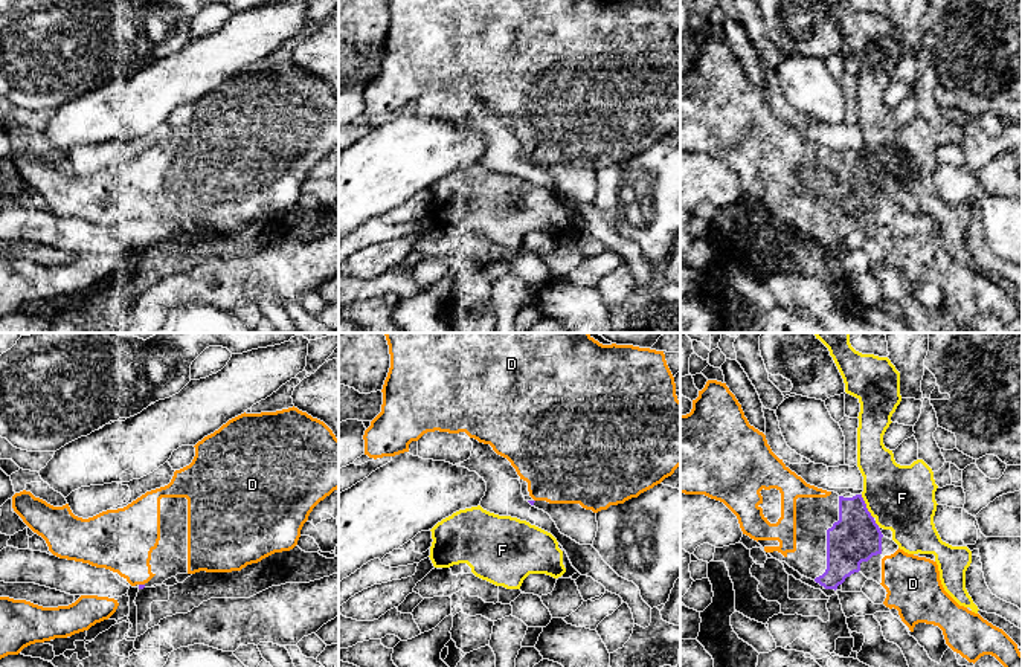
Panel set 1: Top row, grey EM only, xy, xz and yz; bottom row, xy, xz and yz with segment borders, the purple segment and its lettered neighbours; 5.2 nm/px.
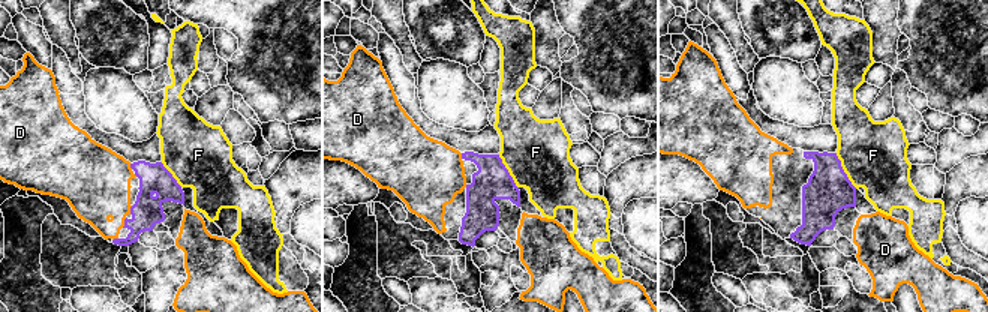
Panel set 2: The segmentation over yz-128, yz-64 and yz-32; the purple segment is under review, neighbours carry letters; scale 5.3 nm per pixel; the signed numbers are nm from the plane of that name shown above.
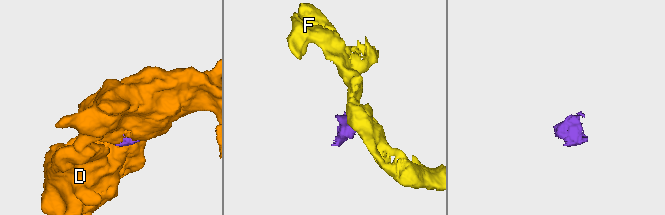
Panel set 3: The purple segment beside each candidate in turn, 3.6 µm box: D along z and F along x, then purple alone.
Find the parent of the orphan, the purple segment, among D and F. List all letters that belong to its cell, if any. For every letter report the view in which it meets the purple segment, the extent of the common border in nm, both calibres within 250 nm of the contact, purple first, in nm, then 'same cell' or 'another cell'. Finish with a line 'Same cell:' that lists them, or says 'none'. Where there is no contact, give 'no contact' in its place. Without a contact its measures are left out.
D: meets purple in xy; contact 30 nm long; 30 nm thick on the purple side, 320 nm on the other; same cell
F: meets purple in yz; contact 140 nm long; 260 nm thick on the purple side, 360 nm on the other; another cell
Same cell: D

